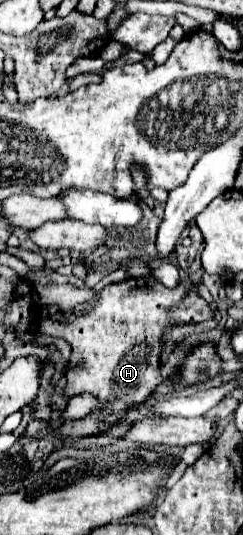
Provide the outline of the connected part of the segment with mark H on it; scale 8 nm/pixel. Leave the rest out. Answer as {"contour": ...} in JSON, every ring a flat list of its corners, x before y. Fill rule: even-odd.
{"contour":[[150,275,148,277,134,277,134,279,128,279,126,283,110,283,100,293,94,293,94,289,80,289,76,285,70,285,70,283,66,283,66,285,36,285,34,287,34,297,40,303,62,307,62,315,68,317,66,325,52,318,41,320,39,331,52,335,52,337,66,339,72,345,72,359,74,361,70,361,70,363,76,363,76,359,78,359,78,363,84,363,84,367,70,367,66,371,66,395,72,397,72,395,78,395,78,393,86,391,86,393,98,395,100,401,110,403,106,407,106,411,94,411,86,419,64,423,58,429,58,437,60,435,80,437,80,435,90,435,90,433,104,431,104,427,108,423,116,421,118,417,122,417,126,413,124,411,126,405,146,401,150,391,156,385,160,385,160,379,162,379,158,367,160,367,160,337,162,337,164,327,172,325,172,323,200,323,200,321,208,321,208,319,214,317,214,311,210,309,210,305,196,295,196,289,192,285,188,285,188,287,178,285,174,289,168,289,168,287,160,285],[74,305,88,305,90,309,88,309,86,315,74,315,72,313]]}

